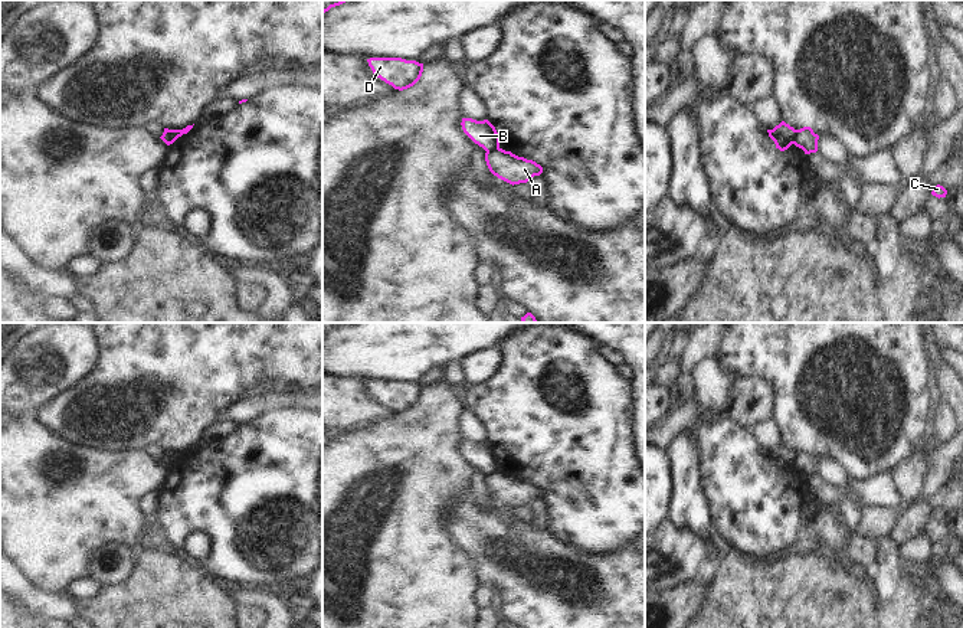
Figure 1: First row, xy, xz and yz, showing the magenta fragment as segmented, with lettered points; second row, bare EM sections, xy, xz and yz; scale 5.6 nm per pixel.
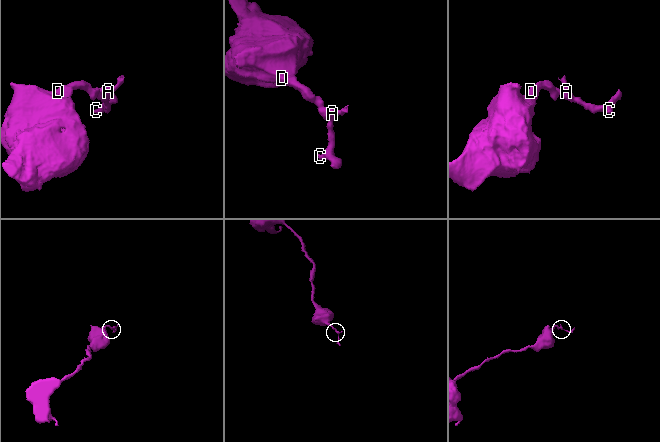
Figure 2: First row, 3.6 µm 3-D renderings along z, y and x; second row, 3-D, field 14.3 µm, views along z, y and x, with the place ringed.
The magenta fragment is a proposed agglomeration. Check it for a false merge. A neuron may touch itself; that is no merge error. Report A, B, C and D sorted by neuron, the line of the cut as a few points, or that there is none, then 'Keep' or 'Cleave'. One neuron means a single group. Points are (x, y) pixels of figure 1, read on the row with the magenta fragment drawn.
Groups: A C / B D. Split along yz (798, 130), (793, 143). Cleave.

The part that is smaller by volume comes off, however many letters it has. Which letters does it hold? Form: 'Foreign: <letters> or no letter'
Foreign: A, C

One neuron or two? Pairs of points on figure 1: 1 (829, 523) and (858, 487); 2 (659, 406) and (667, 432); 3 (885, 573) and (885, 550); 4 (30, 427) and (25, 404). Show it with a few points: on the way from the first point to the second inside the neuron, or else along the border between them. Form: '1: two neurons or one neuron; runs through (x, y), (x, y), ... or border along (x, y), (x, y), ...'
1: two neurons; border along (816, 503), (824, 506)
2: two neurons; border along (670, 409), (659, 424)
3: one neuron; runs through (885, 568), (885, 556)
4: two neurons; border along (15, 414), (19, 416), (38, 416)

